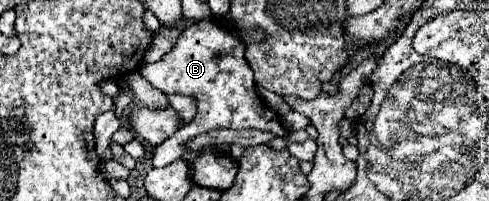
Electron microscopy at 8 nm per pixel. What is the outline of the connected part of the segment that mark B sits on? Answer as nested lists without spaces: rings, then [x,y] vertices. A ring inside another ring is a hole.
[[[200,20],[184,30],[176,46],[158,62],[142,64],[138,70],[154,88],[164,94],[182,94],[196,100],[196,116],[184,128],[174,132],[160,148],[154,150],[154,166],[168,166],[184,154],[184,140],[190,140],[202,132],[232,128],[256,128],[272,132],[278,138],[286,138],[288,132],[280,124],[280,116],[256,94],[256,84],[250,66],[244,60],[244,46],[230,32],[220,30],[212,20]],[[216,52],[228,52],[224,60],[216,60]]]

